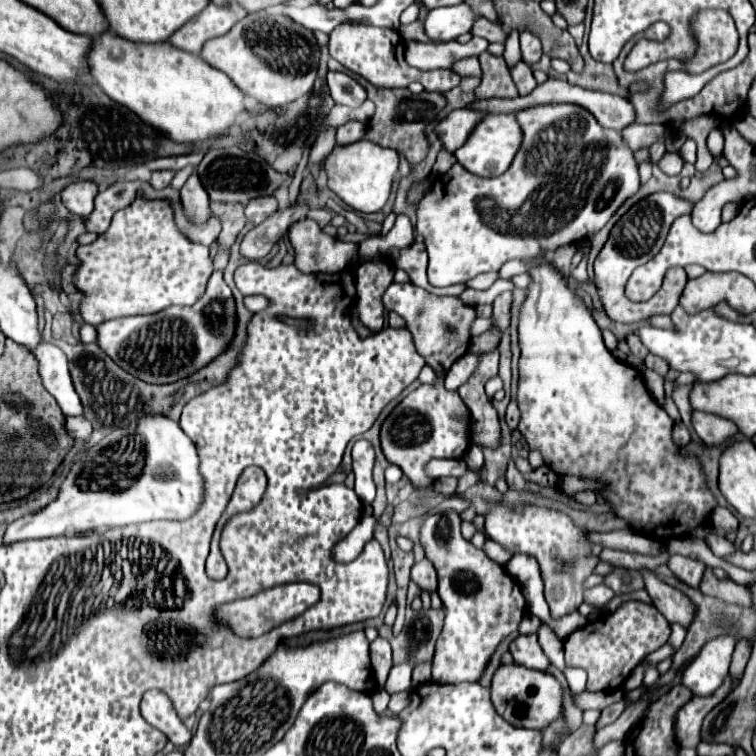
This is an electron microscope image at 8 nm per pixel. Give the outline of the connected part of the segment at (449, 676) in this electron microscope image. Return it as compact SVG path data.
M455 511L427 515L421 523L419 543L425 551L425 557L435 565L439 575L439 597L445 609L445 625L435 645L433 657L433 681L479 681L489 665L491 655L497 651L501 641L511 633L519 631L519 623L525 617L527 603L525 597L515 583L515 579L495 561L491 561L485 551L473 547L467 539L463 539L459 531L461 517Z

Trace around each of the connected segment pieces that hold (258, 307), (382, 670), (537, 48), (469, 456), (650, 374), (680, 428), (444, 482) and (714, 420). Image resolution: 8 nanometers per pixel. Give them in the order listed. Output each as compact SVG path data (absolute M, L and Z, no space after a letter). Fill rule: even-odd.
M249 295L249 297L245 297L245 305L253 313L259 313L259 311L263 311L263 309L269 307L269 299L263 297L263 295Z
M375 639L371 643L371 665L373 665L373 675L375 675L375 681L379 687L385 685L387 681L387 675L393 667L393 661L391 661L391 645L389 641L385 639Z
M525 29L521 33L521 55L525 63L537 63L543 54L542 45L539 37L535 33L531 33L529 29Z
M471 445L464 455L467 466L477 472L484 464L484 454L482 449L477 445Z
M643 363L642 372L653 398L662 406L665 401L664 379L654 371L647 369L645 363Z
M683 423L673 427L673 441L677 443L677 447L687 447L689 445L691 437L689 437L689 431L687 431L687 427Z
M441 477L441 479L435 481L435 491L445 493L445 495L453 495L457 491L457 485L459 485L459 479L455 479L455 477Z
M695 411L693 413L693 429L695 433L705 441L705 445L715 447L727 441L731 435L739 433L739 427L715 413L705 413L705 411Z

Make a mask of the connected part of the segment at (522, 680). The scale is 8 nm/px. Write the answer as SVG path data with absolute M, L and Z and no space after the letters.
M501 665L491 683L491 701L501 713L505 721L509 721L513 727L525 727L525 729L545 729L553 721L563 721L563 699L565 689L561 683L545 671L527 669L523 665Z

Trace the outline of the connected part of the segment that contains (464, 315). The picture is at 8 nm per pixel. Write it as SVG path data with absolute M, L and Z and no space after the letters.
M391 283L391 291L383 293L383 305L387 311L395 311L407 323L407 329L413 335L417 353L443 377L449 367L467 351L469 347L469 325L475 319L473 307L467 307L457 297L433 297L425 289L415 287L413 283Z

